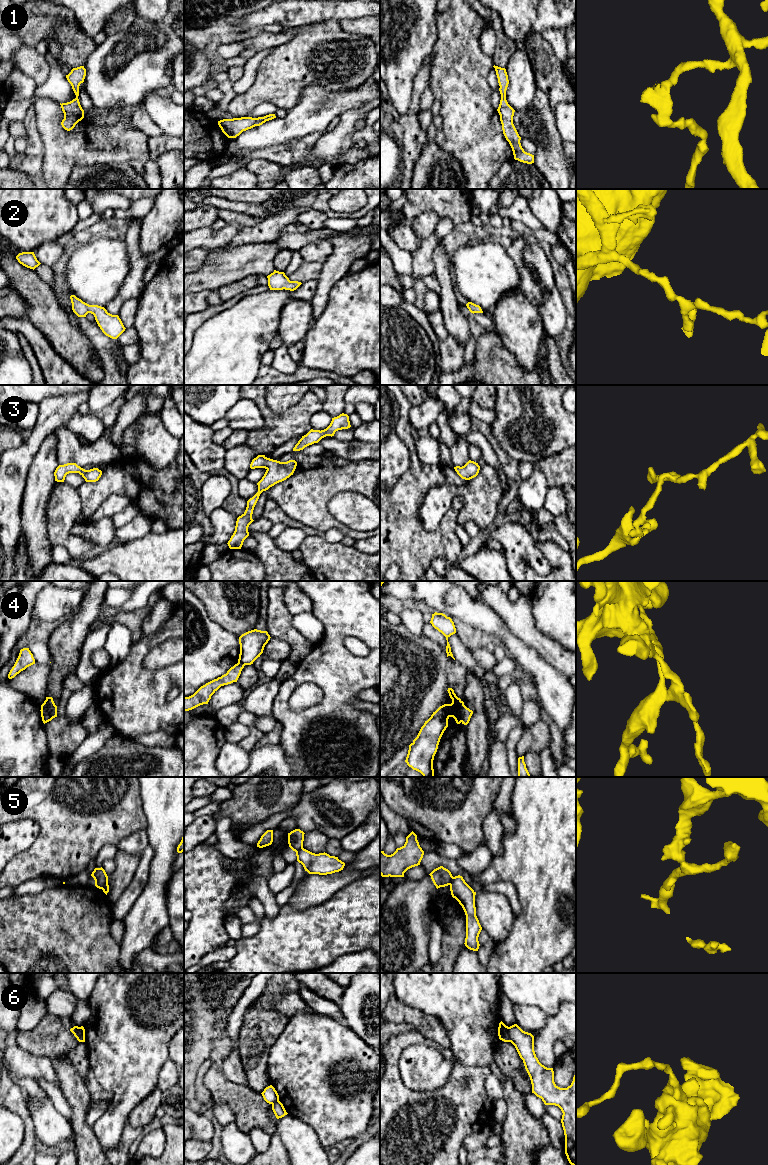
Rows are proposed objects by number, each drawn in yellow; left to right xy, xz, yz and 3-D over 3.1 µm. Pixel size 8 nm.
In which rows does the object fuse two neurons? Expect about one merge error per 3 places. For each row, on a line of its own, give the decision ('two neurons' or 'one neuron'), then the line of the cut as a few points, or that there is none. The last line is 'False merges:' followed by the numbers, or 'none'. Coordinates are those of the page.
1: one neuron | no cut
2: one neuron | no cut
3: one neuron | no cut
4: two neurons | xy (41, 705), (45, 713), (46, 722)
5: two neurons | yz (453, 877), (450, 885)
6: two neurons | xy (78, 1027), (81, 1041)
False merges: 4, 5, 6

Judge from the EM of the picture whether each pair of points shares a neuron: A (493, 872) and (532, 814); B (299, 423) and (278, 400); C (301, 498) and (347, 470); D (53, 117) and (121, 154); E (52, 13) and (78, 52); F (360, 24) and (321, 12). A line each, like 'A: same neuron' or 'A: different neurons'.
A: same neuron
B: different neurons
C: same neuron
D: same neuron
E: same neuron
F: different neurons

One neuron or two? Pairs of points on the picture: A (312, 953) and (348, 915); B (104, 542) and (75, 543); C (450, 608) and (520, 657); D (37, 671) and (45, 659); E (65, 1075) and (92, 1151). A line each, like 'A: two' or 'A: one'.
A: one
B: two
C: one
D: two
E: one

